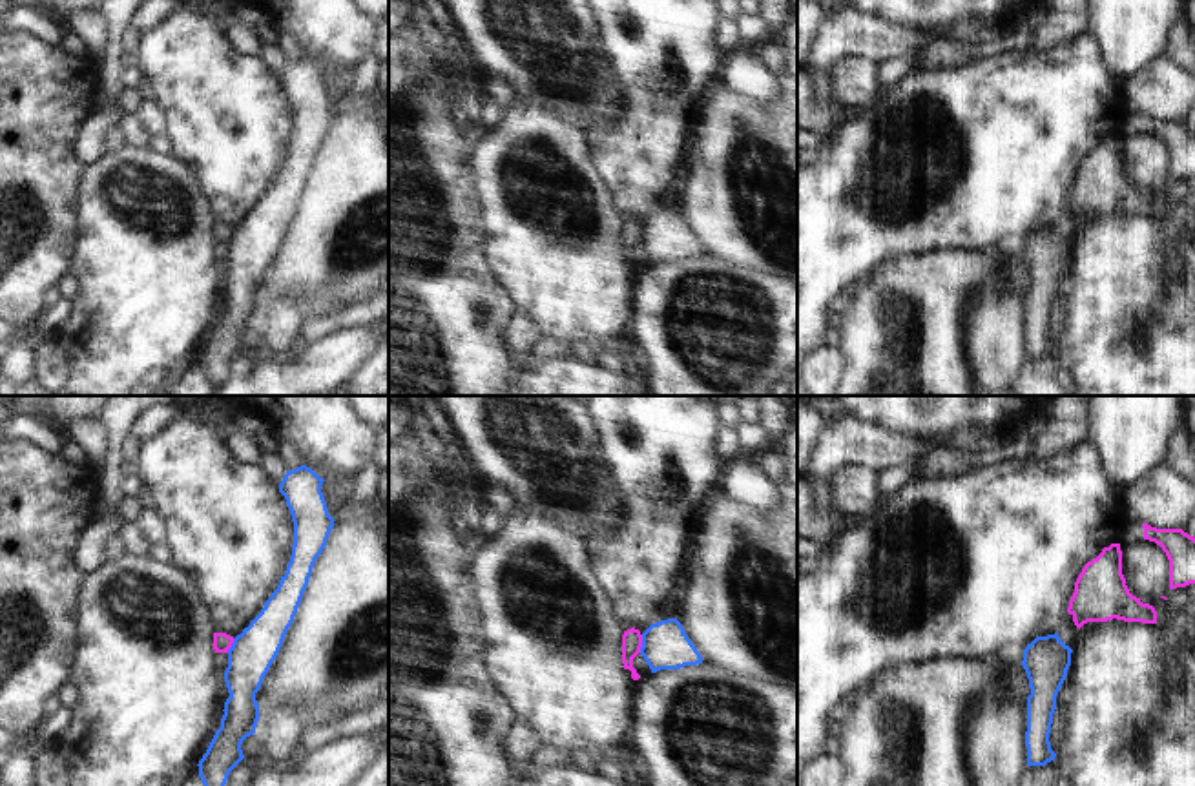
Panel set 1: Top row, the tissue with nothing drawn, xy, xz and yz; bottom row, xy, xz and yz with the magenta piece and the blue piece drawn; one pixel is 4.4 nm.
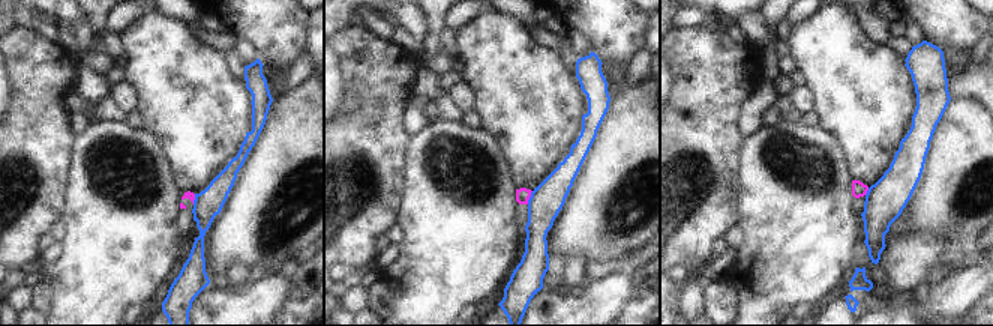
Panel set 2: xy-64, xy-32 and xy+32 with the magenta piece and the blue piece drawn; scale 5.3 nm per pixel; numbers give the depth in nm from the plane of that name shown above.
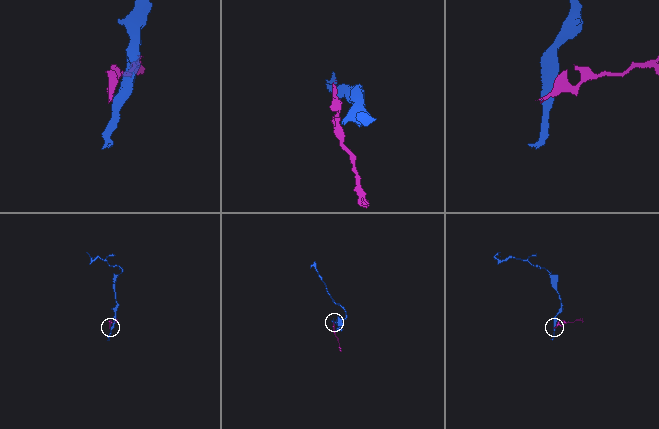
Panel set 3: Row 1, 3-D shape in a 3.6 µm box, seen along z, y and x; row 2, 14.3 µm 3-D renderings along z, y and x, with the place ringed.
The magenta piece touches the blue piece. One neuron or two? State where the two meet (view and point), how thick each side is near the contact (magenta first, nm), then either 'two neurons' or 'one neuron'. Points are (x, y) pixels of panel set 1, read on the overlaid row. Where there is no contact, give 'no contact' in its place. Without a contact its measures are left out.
meets magenta in xz at (641, 644); 100 nm thick on the magenta side, 200 nm on the other; two neurons

